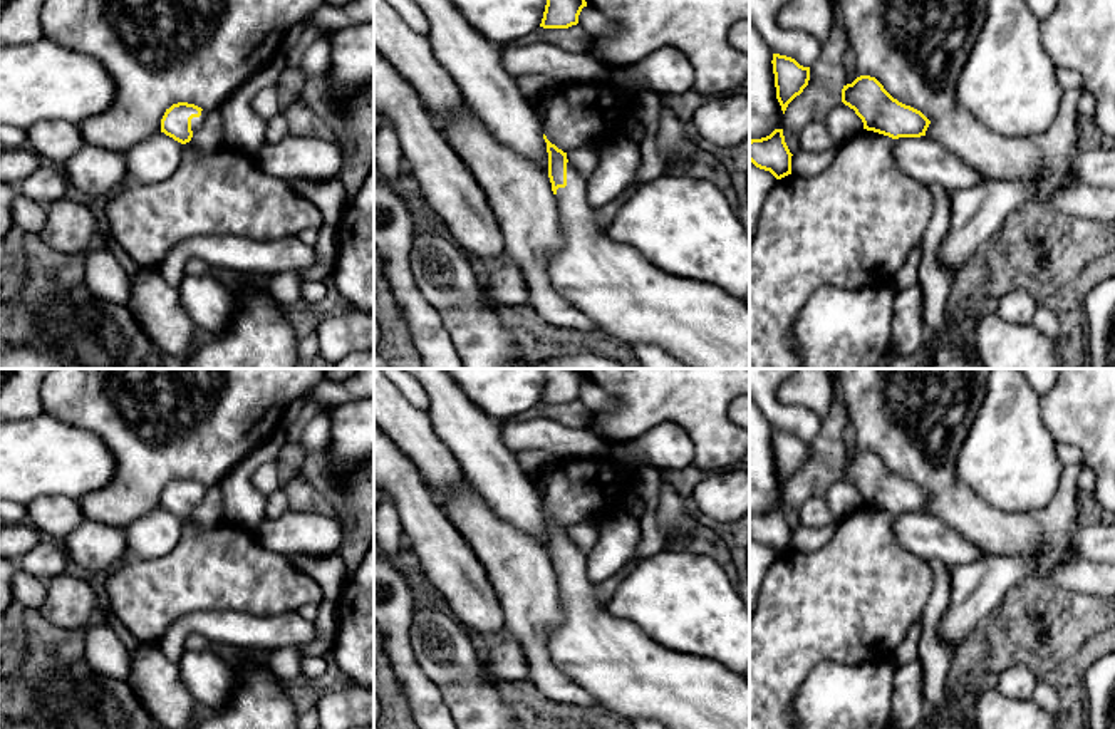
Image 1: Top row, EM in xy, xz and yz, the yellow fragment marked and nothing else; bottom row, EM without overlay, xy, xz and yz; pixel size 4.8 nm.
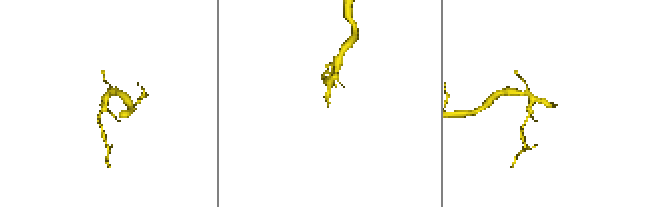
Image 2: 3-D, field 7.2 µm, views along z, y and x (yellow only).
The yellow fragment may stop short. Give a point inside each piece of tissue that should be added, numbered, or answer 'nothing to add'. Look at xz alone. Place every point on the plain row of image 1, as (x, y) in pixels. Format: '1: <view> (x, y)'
1: xz (631, 676)

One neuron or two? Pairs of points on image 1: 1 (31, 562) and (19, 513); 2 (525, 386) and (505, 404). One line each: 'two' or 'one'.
1: two
2: one

